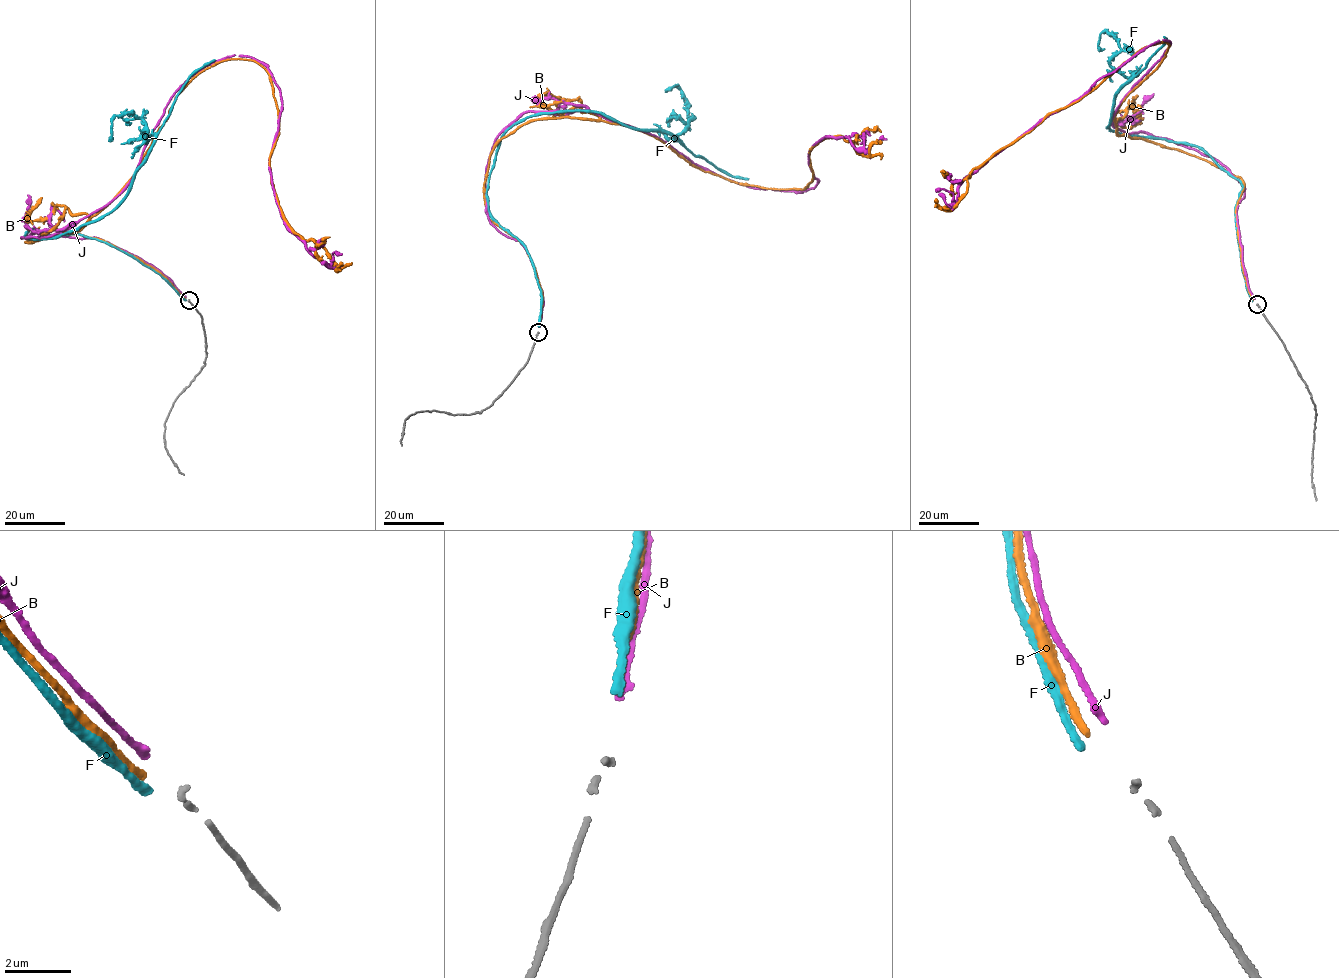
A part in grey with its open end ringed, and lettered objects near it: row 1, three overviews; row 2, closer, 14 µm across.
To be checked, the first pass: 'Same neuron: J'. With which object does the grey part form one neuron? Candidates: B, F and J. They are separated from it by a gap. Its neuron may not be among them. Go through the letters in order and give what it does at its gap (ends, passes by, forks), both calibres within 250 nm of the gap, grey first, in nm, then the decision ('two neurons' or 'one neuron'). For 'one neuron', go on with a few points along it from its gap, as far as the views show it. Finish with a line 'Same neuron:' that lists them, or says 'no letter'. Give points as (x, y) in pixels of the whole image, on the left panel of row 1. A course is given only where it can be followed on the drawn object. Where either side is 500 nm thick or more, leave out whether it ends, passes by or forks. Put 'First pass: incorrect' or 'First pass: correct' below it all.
B: it ends; calibres 140 and 200 nm; two neurons
F: it ends; calibres 140 and 240 nm; two neurons
J: it ends; calibres 140 and 220 nm; one neuron; course (185, 297), (99, 238), (20, 238), (122, 190), (174, 92), (235, 55), (279, 91), (285, 224), (341, 254)
Same neuron: J
First pass: correct

